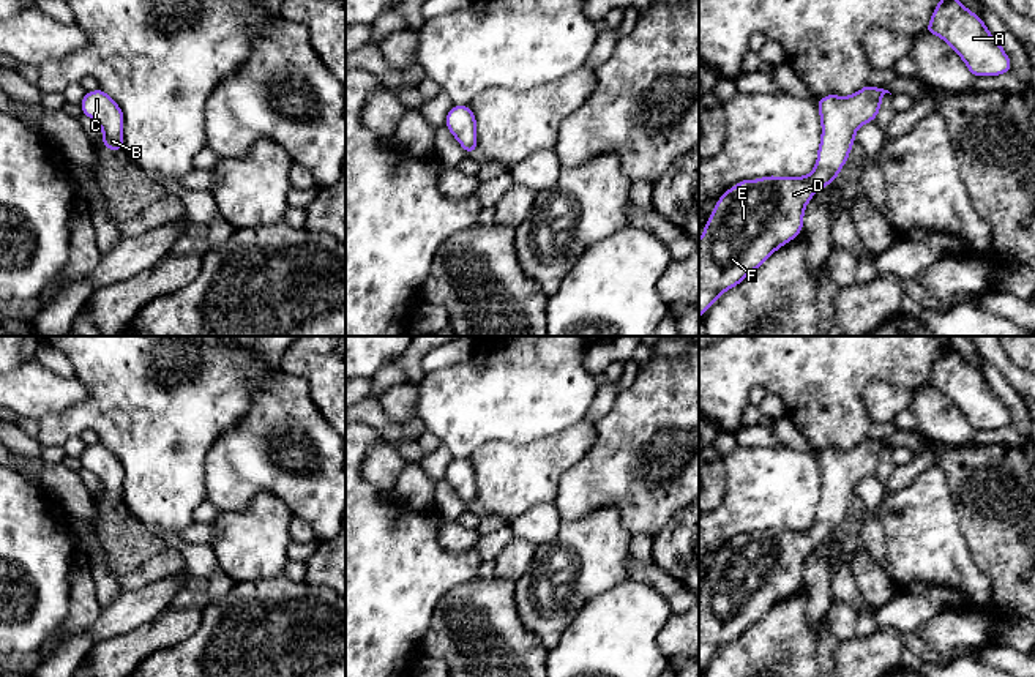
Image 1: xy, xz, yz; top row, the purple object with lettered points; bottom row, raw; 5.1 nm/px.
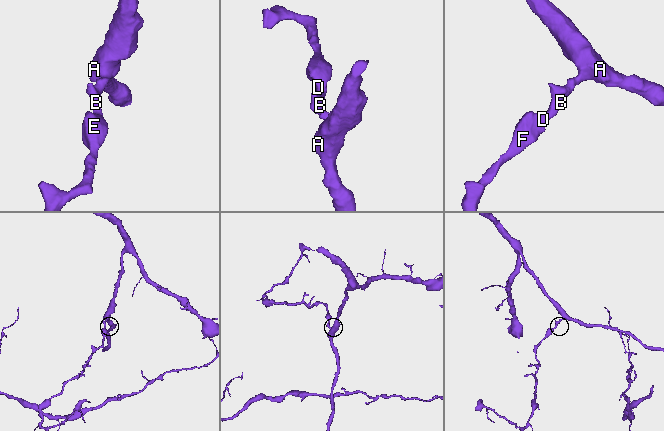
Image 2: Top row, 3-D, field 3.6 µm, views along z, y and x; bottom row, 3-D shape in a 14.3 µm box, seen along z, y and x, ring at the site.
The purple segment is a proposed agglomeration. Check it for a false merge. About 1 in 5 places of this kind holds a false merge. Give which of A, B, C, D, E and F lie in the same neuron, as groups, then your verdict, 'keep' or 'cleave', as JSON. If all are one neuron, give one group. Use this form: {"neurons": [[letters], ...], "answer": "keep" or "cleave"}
{"neurons": [["A", "B", "C", "D", "E", "F"]], "answer": "keep"}

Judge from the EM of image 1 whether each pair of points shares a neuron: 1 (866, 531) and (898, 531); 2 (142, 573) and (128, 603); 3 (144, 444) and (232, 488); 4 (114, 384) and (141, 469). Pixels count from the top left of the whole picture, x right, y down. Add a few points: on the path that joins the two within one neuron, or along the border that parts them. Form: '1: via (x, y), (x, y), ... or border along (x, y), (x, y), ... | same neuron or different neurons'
1: border along (878, 518), (884, 534), (887, 567) | different neurons
2: border along (169, 576), (123, 590) | different neurons
3: border along (216, 439), (205, 456), (205, 499) | different neurons
4: via (134, 404), (141, 411), (141, 448) | same neuron

